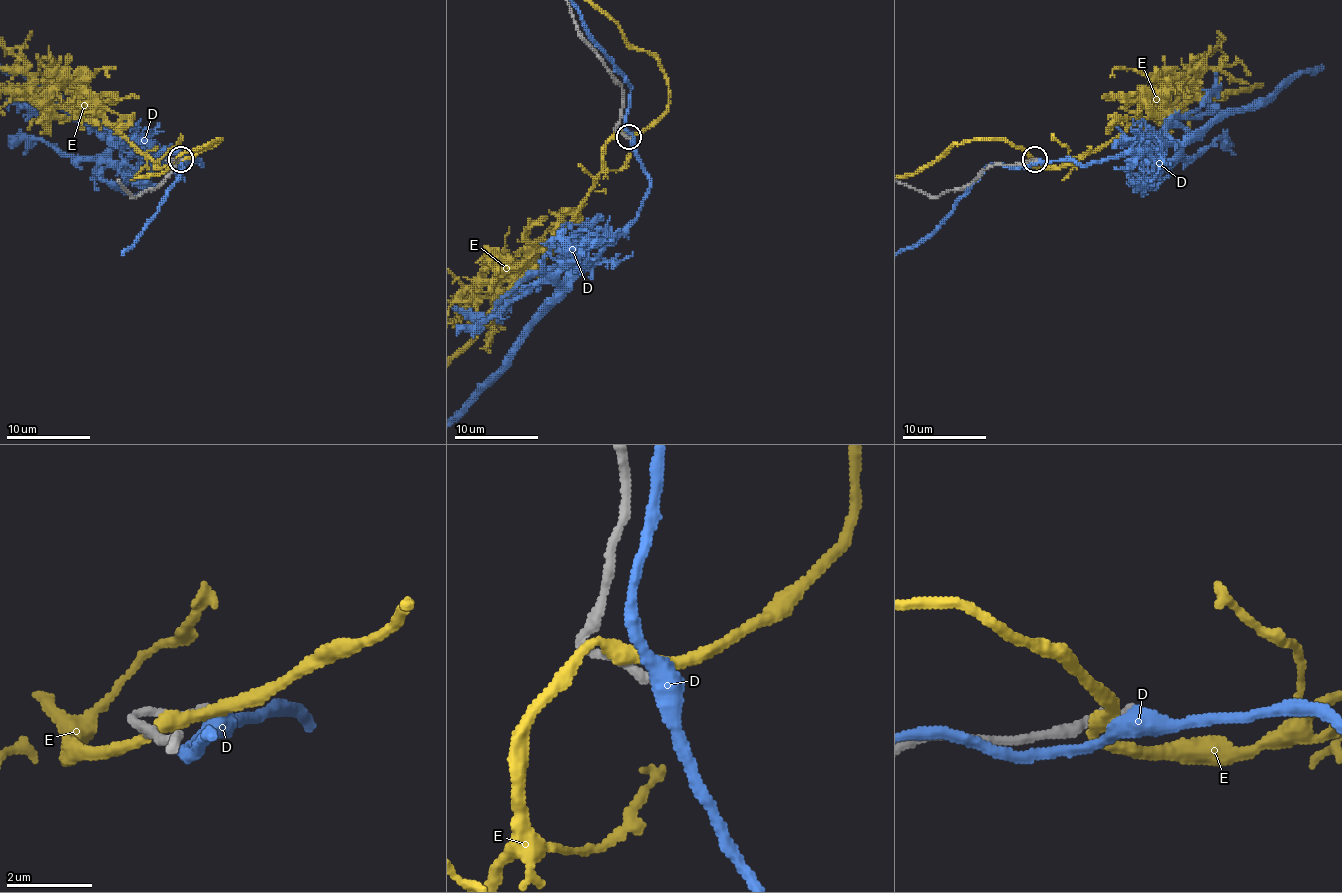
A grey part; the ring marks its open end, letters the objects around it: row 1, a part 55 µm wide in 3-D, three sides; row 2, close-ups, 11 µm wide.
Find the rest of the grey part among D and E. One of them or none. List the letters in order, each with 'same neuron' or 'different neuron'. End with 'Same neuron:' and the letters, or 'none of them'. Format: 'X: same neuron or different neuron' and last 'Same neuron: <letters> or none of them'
D: different neuron
E: different neuron
Same neuron: none of them

